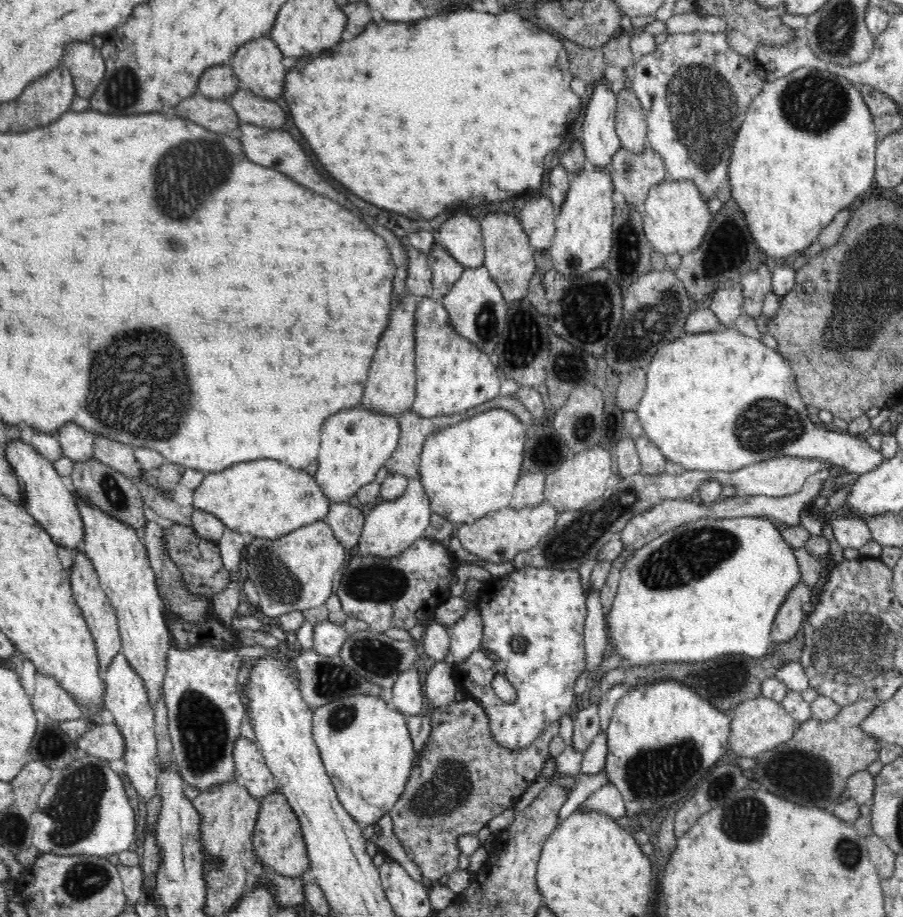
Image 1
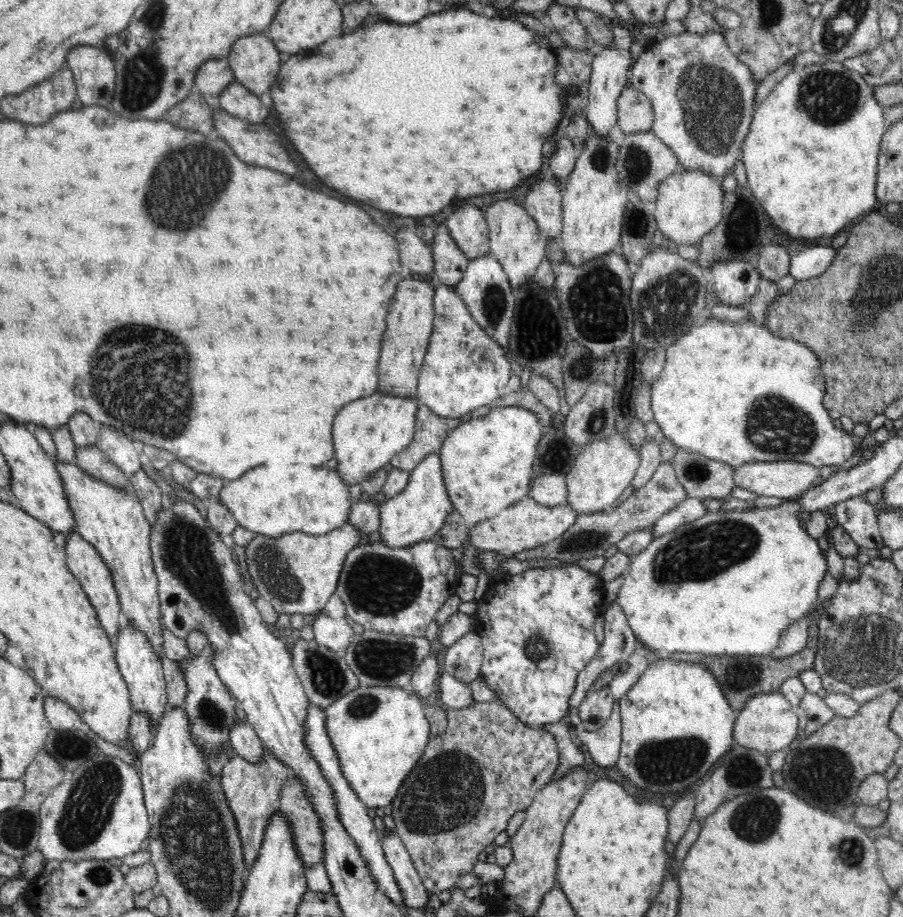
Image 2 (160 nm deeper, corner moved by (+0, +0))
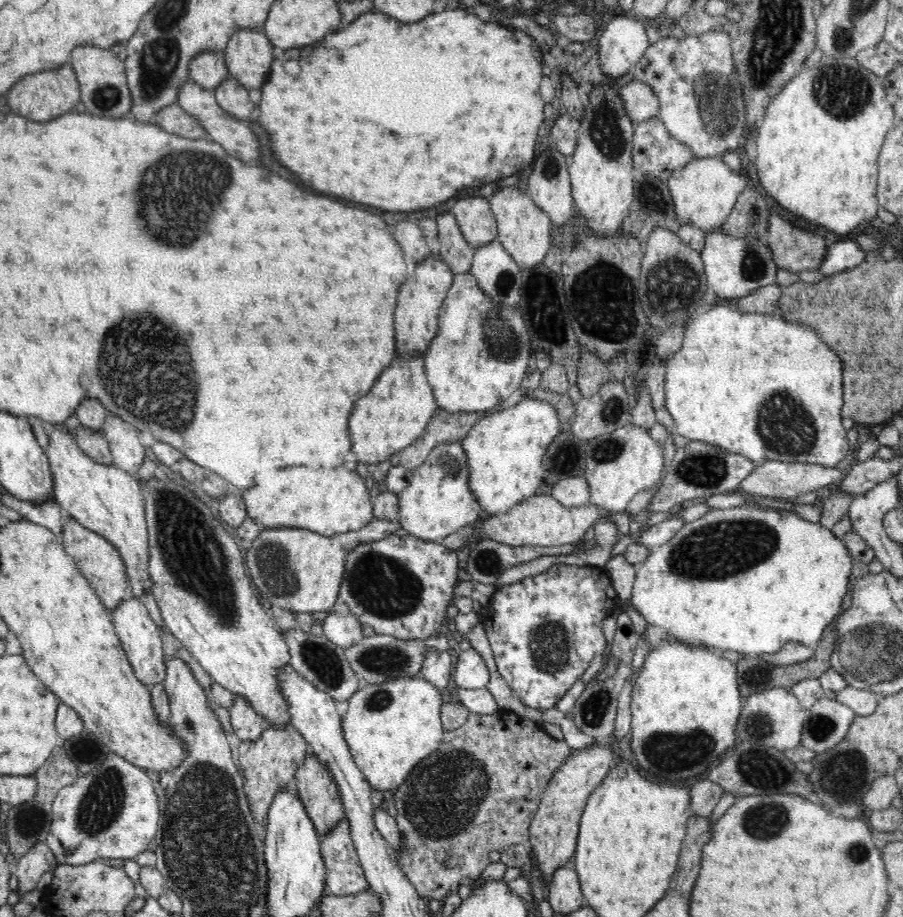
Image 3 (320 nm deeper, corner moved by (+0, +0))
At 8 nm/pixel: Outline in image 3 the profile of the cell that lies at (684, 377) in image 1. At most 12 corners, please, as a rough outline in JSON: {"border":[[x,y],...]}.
{"border":[[713,305],[666,364],[676,433],[834,468],[842,359]]}

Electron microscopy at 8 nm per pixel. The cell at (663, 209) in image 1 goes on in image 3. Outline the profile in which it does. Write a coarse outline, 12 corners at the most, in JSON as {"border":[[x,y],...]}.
{"border":[[695,157],[666,181],[677,224],[726,224],[746,178]]}

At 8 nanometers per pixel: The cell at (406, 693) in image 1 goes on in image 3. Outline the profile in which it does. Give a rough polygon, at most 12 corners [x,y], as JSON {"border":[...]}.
{"border":[[428,649],[419,676],[441,690],[454,668],[450,651]]}

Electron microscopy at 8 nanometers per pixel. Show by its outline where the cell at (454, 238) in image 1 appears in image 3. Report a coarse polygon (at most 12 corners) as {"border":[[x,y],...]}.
{"border":[[468,196],[452,211],[474,250],[497,240],[489,200]]}

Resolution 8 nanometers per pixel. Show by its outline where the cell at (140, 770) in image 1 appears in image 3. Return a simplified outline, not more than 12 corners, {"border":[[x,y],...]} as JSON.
{"border":[[138,597],[112,610],[136,677],[164,684],[160,628]]}

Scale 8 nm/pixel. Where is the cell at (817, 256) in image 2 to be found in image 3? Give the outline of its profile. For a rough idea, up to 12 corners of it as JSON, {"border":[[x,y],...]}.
{"border":[[836,242],[816,268],[824,276],[866,261],[856,242]]}

